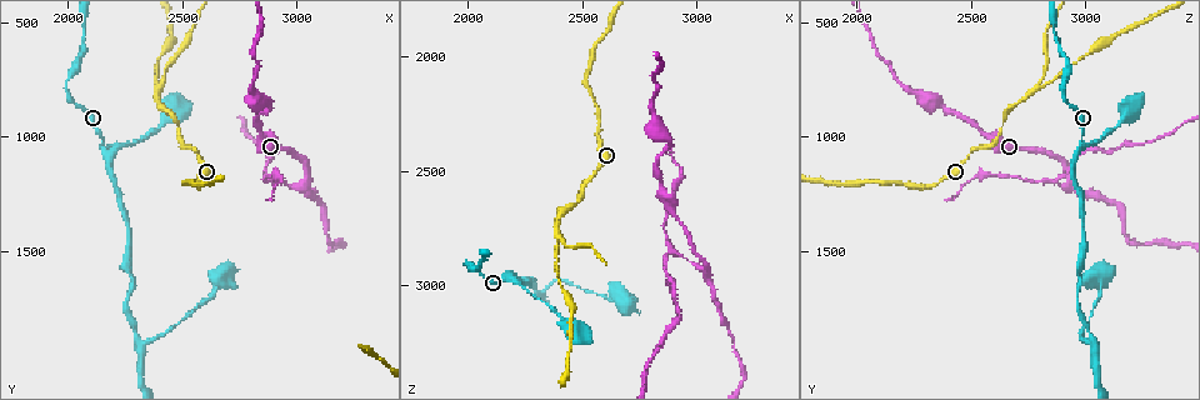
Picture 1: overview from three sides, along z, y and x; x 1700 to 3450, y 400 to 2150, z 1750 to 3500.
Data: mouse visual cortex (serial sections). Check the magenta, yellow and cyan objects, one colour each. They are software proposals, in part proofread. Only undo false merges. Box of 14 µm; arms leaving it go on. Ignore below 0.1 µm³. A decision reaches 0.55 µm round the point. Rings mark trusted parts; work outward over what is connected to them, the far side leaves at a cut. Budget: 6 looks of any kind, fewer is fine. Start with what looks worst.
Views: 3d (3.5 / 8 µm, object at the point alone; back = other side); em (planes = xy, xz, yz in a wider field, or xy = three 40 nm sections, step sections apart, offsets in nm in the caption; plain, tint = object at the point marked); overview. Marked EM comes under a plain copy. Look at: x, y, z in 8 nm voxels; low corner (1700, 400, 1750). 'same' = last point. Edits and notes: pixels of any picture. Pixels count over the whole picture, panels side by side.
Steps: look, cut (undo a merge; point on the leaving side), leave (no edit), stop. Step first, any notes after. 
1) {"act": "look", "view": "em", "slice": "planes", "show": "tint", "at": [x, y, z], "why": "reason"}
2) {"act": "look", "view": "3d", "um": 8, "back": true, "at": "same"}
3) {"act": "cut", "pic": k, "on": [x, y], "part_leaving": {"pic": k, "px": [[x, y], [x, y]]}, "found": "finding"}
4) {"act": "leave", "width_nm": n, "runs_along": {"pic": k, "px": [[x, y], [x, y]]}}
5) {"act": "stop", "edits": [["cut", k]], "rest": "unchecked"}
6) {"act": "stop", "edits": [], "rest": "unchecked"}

{"act": "look", "view": "3d", "um": 3.5, "back": true, "at": [2380, 780, 2800], "why": "side arm on a straight run"}

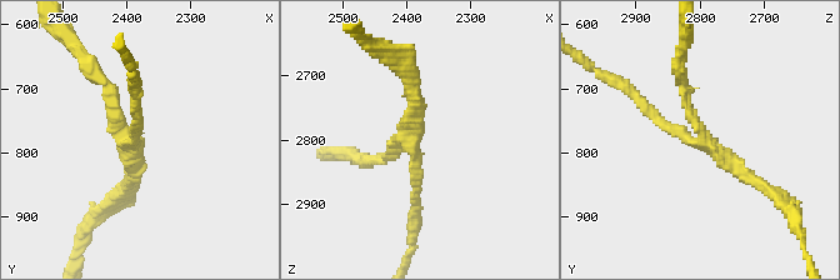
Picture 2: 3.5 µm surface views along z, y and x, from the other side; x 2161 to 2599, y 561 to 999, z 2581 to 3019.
{"act": "look", "view": "em", "slice": "planes", "show": "tint", "at": [2390, 785, 2795], "why": "now the EM"}

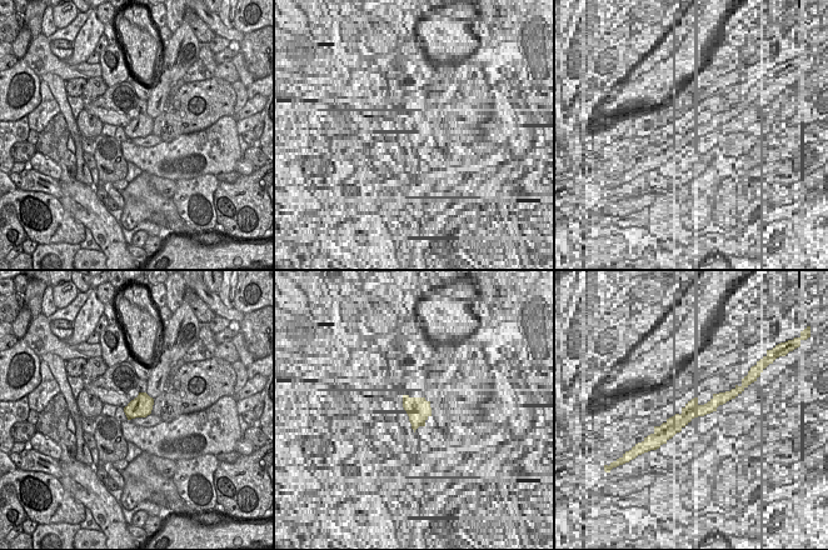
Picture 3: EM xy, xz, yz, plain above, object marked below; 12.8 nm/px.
{"act": "leave", "arm_widths_nm": [150, 150, 200], "runs_along": {"pic": 2, "px": [[769, 190], [638, 98]]}, "found": "one cell here"}

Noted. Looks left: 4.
{"act": "look", "view": "3d", "um": 3.5, "back": true, "at": [3050, 1170, 2940], "why": "sharp bend"}

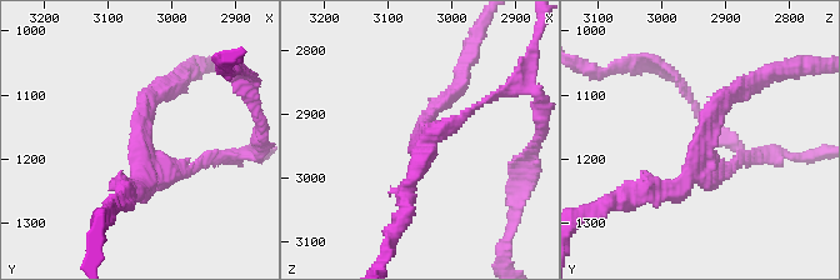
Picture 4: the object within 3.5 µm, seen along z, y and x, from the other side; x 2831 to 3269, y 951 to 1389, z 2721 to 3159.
{"act": "look", "view": "em", "slice": "xy", "step": 5, "show": "tint", "at": [3040, 1175, 2930], "arms": 3, "arm_widths_nm": [150, 200, 250], "why": "shape alone is not enough"}

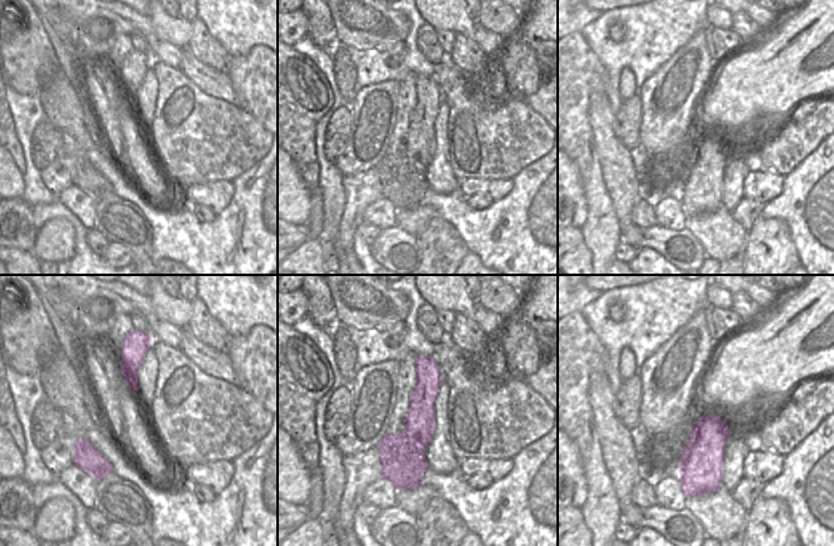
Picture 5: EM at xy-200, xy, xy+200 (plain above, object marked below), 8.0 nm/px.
{"act": "cut", "pic": 4, "on": [195, 165], "part_leaving": {"pic": 4, "px": [[156, 171], [256, 155]]}, "found": "two cells meet here"}

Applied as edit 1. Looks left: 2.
{"act": "look", "view": "overview", "why": "redraw"}

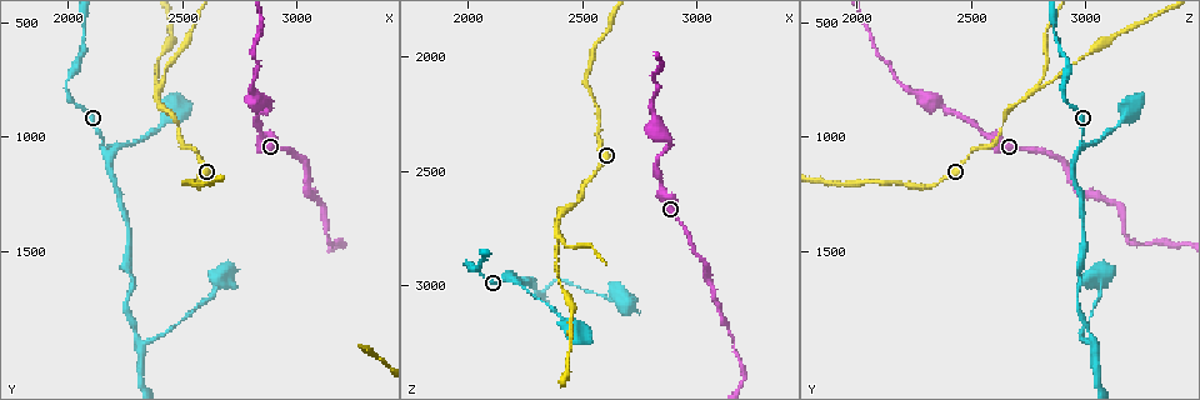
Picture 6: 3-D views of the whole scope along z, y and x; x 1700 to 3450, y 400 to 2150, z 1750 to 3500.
{"act": "look", "view": "3d", "um": 3.5, "at": [2160, 1050, 2970], "why": "narrows sharply"}

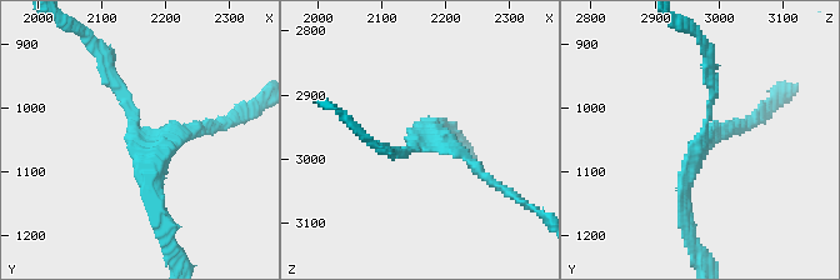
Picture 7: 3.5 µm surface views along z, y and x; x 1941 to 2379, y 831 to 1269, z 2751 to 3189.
{"act": "leave", "arm_widths_nm": [150, 150, 150], "runs_along": {"pic": 7, "px": [[111, 75], [165, 225]]}, "found": "one cell here"}

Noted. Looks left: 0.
{"act": "stop", "edits": [["cut", 4]], "rest": "unchecked"}

